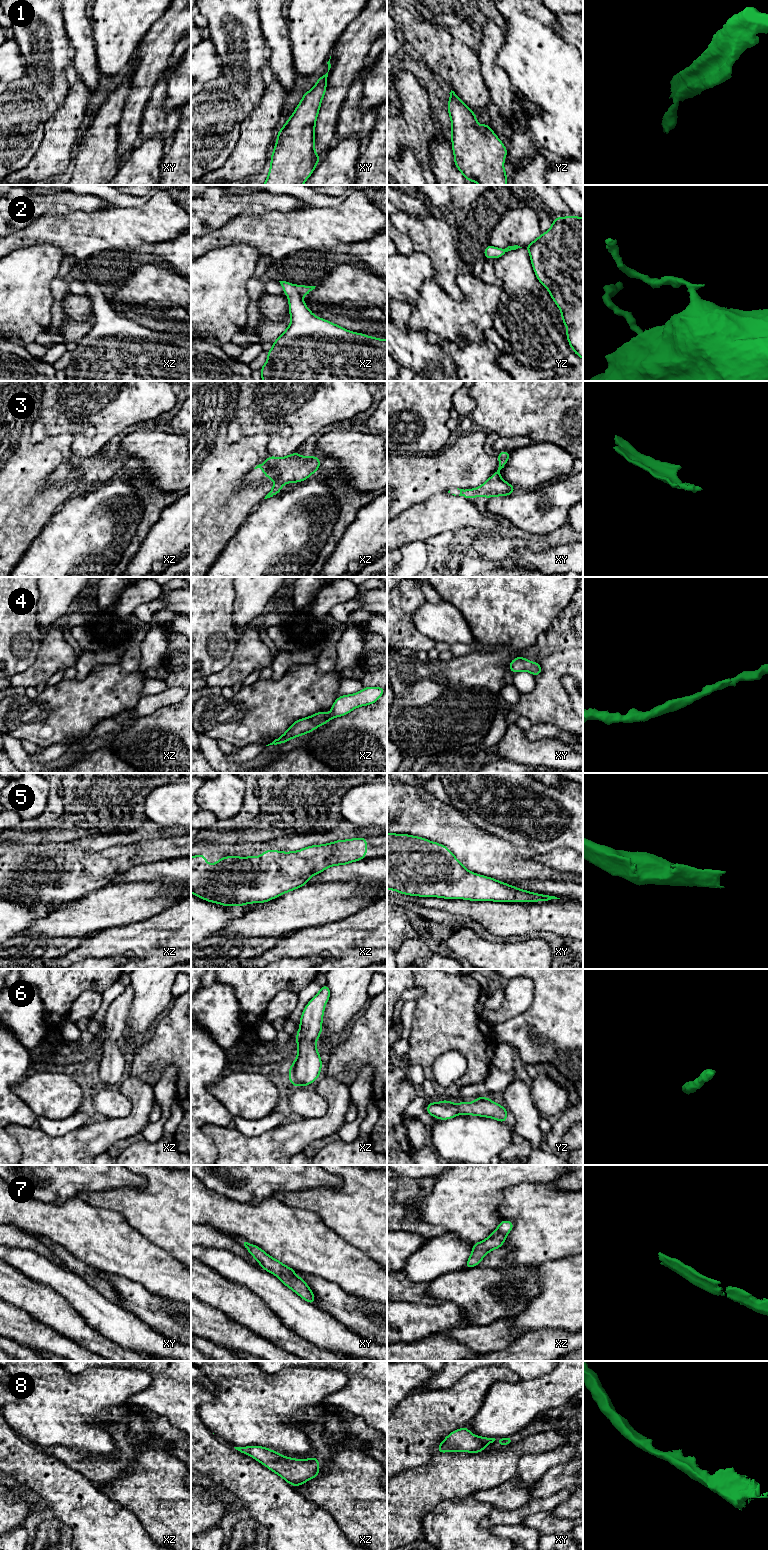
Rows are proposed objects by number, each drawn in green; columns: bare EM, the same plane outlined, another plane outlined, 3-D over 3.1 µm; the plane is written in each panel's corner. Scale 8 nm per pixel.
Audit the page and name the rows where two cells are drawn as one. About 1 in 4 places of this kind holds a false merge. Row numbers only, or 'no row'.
no row

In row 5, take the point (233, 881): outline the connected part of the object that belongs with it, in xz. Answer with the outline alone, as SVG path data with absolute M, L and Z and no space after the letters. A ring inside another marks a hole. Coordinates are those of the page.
M368 837L338 840L324 845L309 846L294 852L279 852L275 849L263 851L260 857L239 856L221 857L215 864L207 864L206 856L199 854L191 857L191 892L197 897L223 906L242 906L248 903L264 903L284 893L307 885L307 881L315 874L321 873L330 866L345 865L365 859Z

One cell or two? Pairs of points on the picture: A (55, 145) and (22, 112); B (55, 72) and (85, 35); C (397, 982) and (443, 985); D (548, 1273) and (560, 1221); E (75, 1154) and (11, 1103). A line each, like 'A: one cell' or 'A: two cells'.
A: two cells
B: two cells
C: two cells
D: two cells
E: two cells

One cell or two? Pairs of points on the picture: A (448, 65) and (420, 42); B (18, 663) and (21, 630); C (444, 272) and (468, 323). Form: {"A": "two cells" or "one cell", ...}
{"A": "one cell", "B": "one cell", "C": "two cells"}

